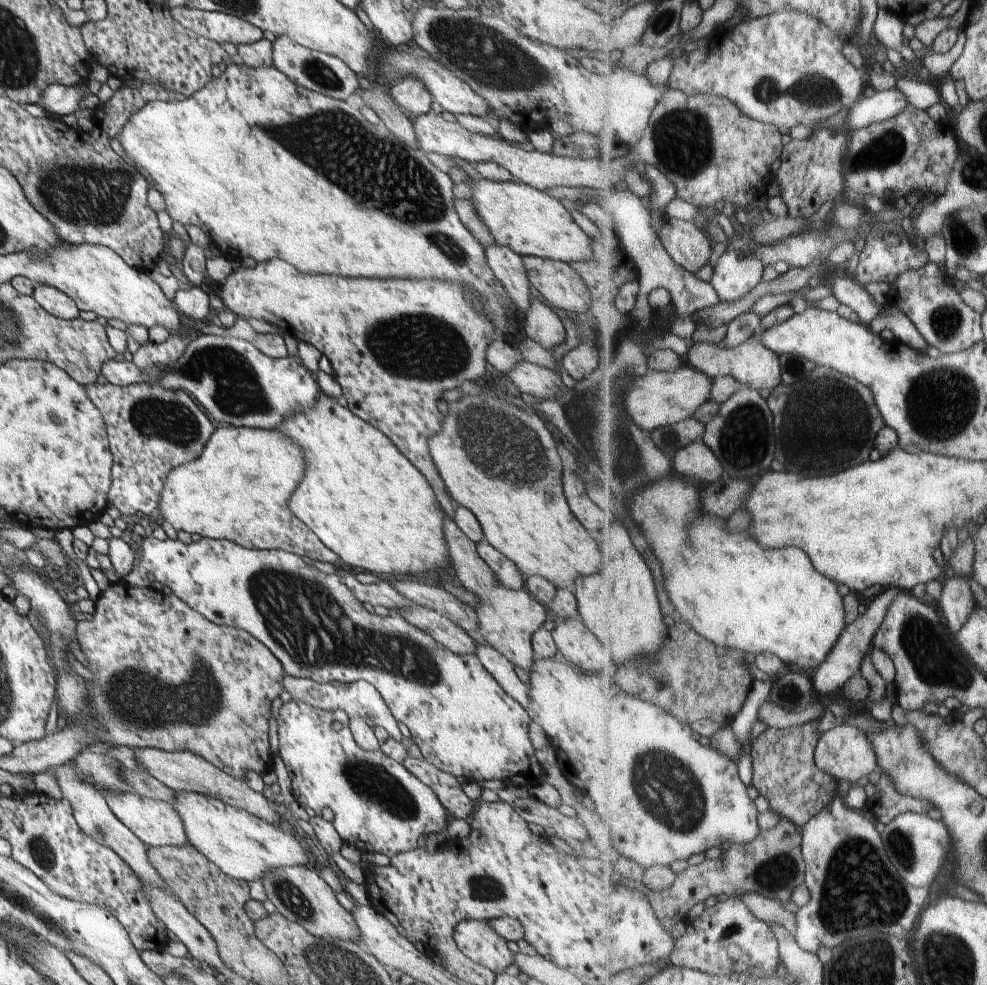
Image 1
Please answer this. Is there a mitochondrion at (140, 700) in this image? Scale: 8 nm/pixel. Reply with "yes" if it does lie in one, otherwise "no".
yes

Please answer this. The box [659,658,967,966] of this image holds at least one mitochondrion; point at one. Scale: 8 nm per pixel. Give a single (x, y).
(856, 879)

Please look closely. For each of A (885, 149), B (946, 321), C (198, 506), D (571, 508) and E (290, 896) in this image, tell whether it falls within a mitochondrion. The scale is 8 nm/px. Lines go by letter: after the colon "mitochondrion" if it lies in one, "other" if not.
A: mitochondrion
B: mitochondrion
C: other
D: other
E: mitochondrion

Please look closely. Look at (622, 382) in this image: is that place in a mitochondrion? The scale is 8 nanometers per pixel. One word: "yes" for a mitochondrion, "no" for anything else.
yes

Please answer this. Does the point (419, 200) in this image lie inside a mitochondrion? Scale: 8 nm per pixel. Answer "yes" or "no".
yes

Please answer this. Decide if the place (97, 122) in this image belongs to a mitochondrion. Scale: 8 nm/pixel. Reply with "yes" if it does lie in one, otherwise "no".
no

